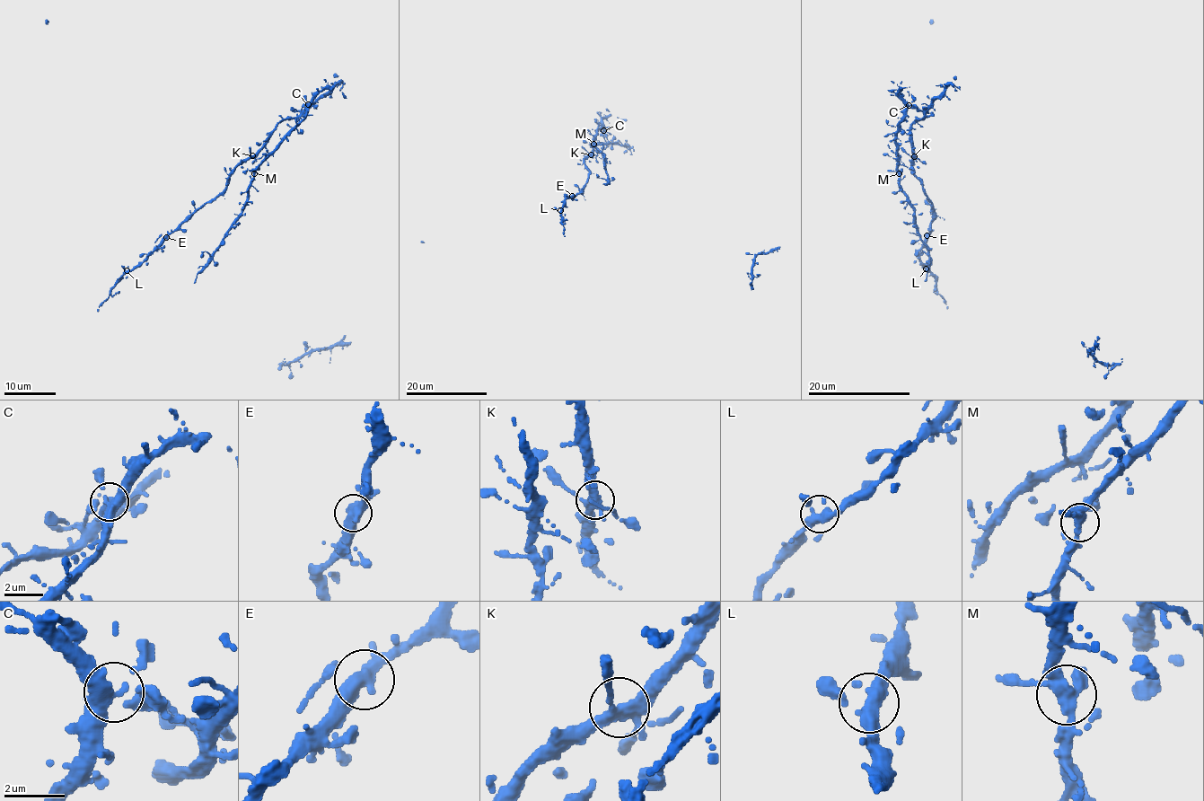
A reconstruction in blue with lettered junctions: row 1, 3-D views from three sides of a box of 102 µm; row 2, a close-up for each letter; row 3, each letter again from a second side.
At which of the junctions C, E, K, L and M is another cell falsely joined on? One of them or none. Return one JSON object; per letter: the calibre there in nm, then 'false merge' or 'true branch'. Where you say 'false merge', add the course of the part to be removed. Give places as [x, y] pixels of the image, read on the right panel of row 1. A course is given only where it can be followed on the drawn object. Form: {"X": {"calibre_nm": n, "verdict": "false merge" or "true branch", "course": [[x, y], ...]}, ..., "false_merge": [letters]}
{"C": {"calibre_nm": 300, "verdict": "true branch"}, "E": {"calibre_nm": 360, "verdict": "true branch"}, "K": {"calibre_nm": 360, "verdict": "true branch"}, "L": {"calibre_nm": 360, "verdict": "true branch"}, "M": {"calibre_nm": 360, "verdict": "true branch"}, "false_merge": []}

